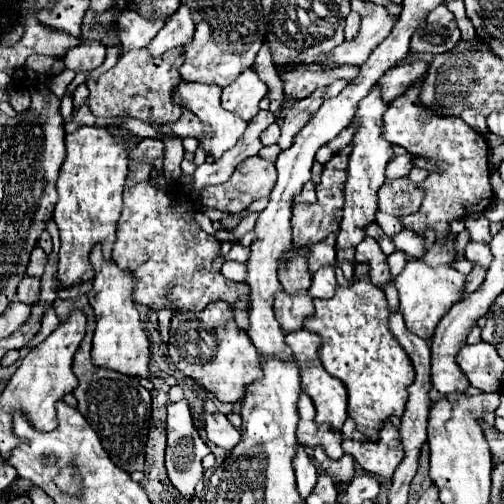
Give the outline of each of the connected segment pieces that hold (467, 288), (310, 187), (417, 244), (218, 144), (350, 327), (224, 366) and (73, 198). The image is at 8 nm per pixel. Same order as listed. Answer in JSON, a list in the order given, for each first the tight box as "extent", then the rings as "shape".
[{"extent":[464,267,486,295],"shape":[[[474,267],[468,275],[466,275],[466,283],[464,283],[464,295],[472,293],[474,289],[480,287],[480,283],[484,281],[484,275],[486,275],[486,269],[484,267]]]},{"extent":[294,181,316,203],"shape":[[[312,181],[304,183],[302,191],[296,195],[296,199],[294,199],[294,201],[296,201],[296,203],[316,203],[316,191],[314,191],[314,183],[312,183]]]},{"extent":[392,229,424,257],"shape":[[[402,229],[398,231],[394,237],[392,237],[392,243],[396,245],[396,249],[404,251],[406,255],[410,257],[420,257],[424,255],[424,237],[416,235],[414,231],[408,231],[408,229]]]},{"extent":[176,83,246,161],"shape":[[[180,83],[180,87],[176,87],[176,103],[180,103],[182,107],[190,109],[200,121],[202,125],[212,129],[212,137],[206,139],[198,139],[200,147],[204,149],[206,155],[214,157],[214,161],[218,161],[222,157],[224,151],[232,149],[236,145],[236,141],[242,137],[242,133],[246,131],[246,121],[240,119],[236,113],[228,113],[226,109],[222,109],[220,105],[220,87],[216,85],[204,85],[204,83]]]},{"extent":[304,279,414,441],"shape":[[[354,279],[348,287],[336,287],[334,297],[330,299],[314,299],[316,313],[308,319],[304,319],[304,329],[310,333],[320,335],[320,359],[324,369],[340,379],[348,389],[348,415],[354,419],[356,429],[361,431],[371,441],[378,441],[380,427],[386,419],[392,415],[402,415],[408,391],[406,387],[414,379],[414,367],[404,349],[392,339],[392,333],[388,331],[388,303],[380,287],[370,283],[368,279]]]},{"extent":[170,301,260,403],"shape":[[[212,301],[202,311],[178,311],[170,321],[170,359],[174,365],[218,401],[234,403],[244,397],[244,387],[252,379],[260,379],[260,367],[256,367],[258,351],[252,345],[248,333],[244,333],[232,315],[232,309],[224,301]]]},{"extent":[54,125,128,287],"shape":[[[82,125],[74,133],[66,135],[66,159],[56,183],[58,203],[54,209],[54,221],[60,229],[60,263],[58,279],[64,287],[72,287],[94,277],[94,269],[88,255],[96,243],[102,243],[104,255],[110,257],[112,243],[116,239],[116,221],[122,211],[122,191],[128,173],[128,147],[124,137],[112,135],[106,127]]]}]

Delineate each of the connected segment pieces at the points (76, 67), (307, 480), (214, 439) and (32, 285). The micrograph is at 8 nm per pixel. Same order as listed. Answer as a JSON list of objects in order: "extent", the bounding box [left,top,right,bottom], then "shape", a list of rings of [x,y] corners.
[{"extent":[64,43,106,73],"shape":[[[84,43],[74,47],[64,57],[64,65],[76,73],[86,73],[100,67],[106,59],[106,47],[102,43]]]},{"extent":[294,447,318,499],"shape":[[[298,447],[296,451],[296,459],[294,459],[294,471],[296,471],[296,487],[302,499],[306,499],[312,489],[316,487],[316,479],[318,479],[318,471],[316,465],[312,463],[312,457],[304,451],[304,447]]]},{"extent":[204,413,242,451],"shape":[[[206,413],[204,421],[206,421],[208,439],[216,447],[220,447],[224,451],[232,451],[242,441],[240,431],[226,419],[226,415],[222,415],[222,413],[216,413],[216,415]]]},{"extent":[18,275,40,305],"shape":[[[26,275],[18,285],[18,301],[28,303],[28,305],[36,305],[38,295],[40,295],[40,279]]]}]

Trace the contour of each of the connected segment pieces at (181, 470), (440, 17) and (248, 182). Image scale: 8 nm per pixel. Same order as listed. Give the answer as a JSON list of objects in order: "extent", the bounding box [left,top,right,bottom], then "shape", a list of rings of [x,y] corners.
[{"extent":[166,397,210,501],"shape":[[[186,397],[176,401],[176,403],[168,403],[168,447],[166,447],[166,469],[168,469],[168,477],[172,481],[172,485],[190,501],[196,493],[196,487],[202,479],[202,459],[210,453],[208,445],[200,439],[194,423],[192,423],[192,415],[190,415],[190,407]]]},{"extent":[410,5,460,53],"shape":[[[438,5],[424,21],[424,27],[418,27],[412,35],[410,49],[418,53],[444,53],[450,51],[460,41],[460,29],[456,25],[454,13],[444,5]]]},{"extent":[202,157,276,211],"shape":[[[248,157],[238,165],[232,179],[222,185],[212,185],[202,191],[202,205],[220,211],[242,211],[254,199],[268,197],[276,183],[274,163],[256,157]]]}]

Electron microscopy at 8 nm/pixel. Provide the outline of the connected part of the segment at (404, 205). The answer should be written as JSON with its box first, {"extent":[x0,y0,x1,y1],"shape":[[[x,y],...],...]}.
{"extent":[378,179,420,215],"shape":[[[398,179],[386,183],[378,193],[378,207],[390,215],[408,215],[420,207],[420,185],[410,183],[408,179]]]}

